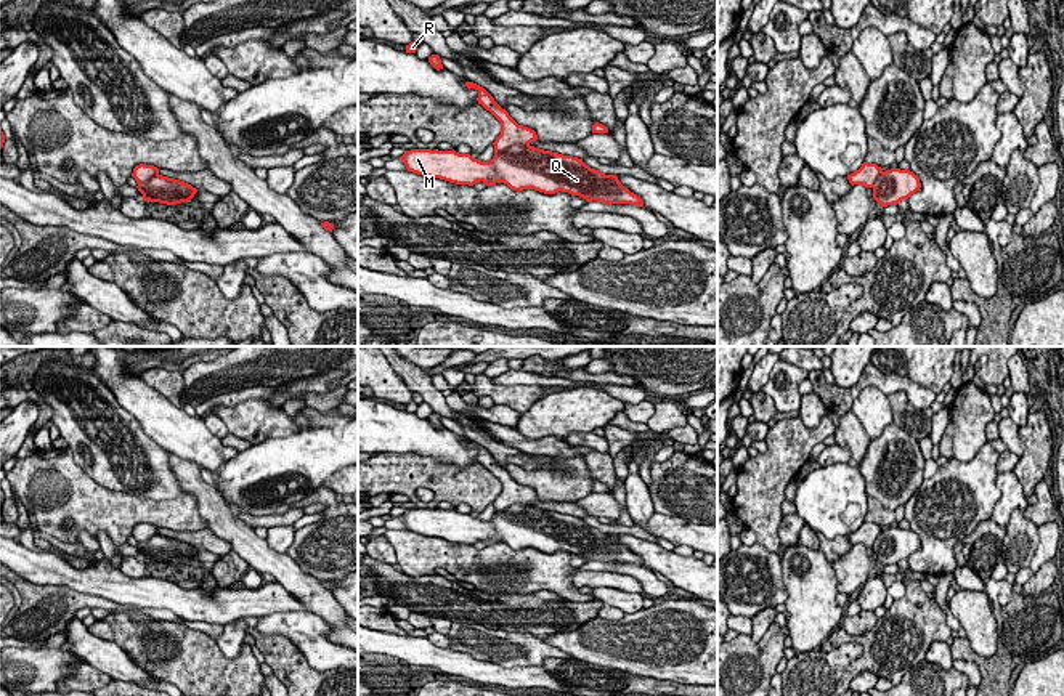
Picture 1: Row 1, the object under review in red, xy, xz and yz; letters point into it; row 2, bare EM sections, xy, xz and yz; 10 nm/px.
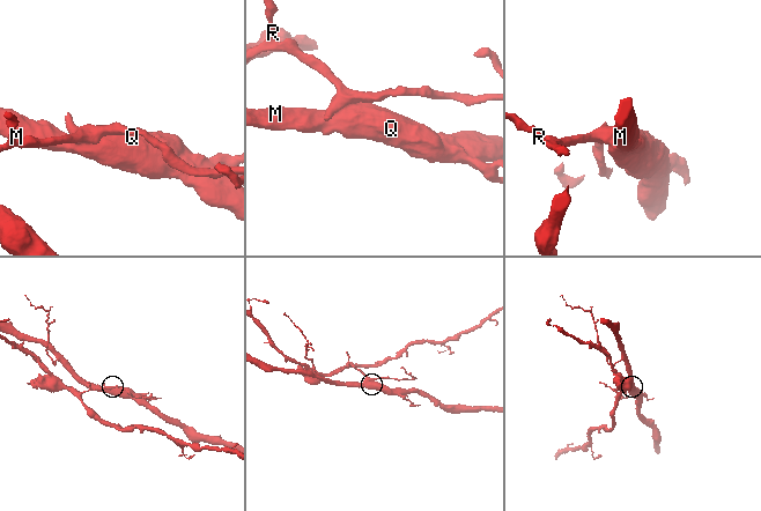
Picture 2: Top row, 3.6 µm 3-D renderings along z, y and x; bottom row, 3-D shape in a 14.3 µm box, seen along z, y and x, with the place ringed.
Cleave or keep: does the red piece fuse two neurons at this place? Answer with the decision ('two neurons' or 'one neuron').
two neurons

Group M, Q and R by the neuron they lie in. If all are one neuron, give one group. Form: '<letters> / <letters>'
M Q / R

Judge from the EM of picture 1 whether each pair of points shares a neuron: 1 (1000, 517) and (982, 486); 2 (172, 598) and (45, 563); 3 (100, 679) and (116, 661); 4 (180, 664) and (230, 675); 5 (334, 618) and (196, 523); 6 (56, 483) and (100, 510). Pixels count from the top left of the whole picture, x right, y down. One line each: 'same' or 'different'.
1: different
2: same
3: different
4: same
5: different
6: same

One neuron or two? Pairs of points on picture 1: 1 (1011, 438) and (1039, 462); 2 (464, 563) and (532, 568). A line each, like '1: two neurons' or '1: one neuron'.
1: two neurons
2: one neuron

